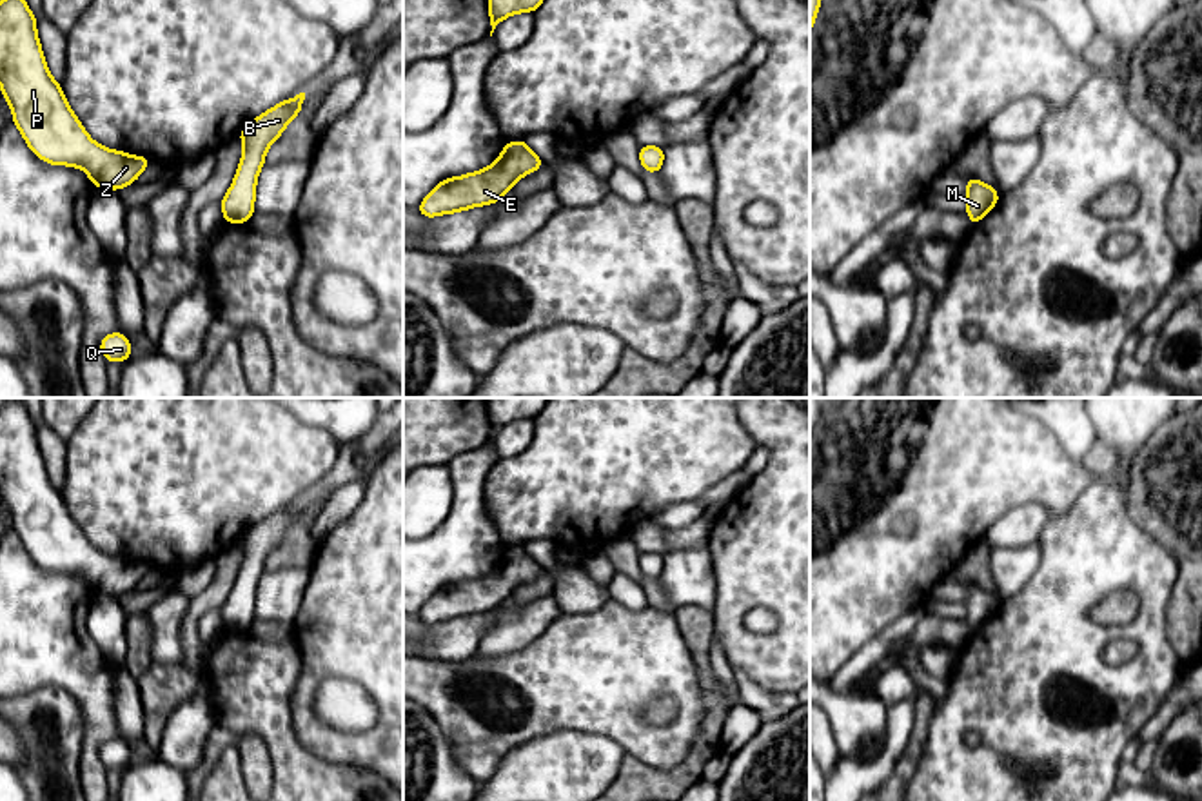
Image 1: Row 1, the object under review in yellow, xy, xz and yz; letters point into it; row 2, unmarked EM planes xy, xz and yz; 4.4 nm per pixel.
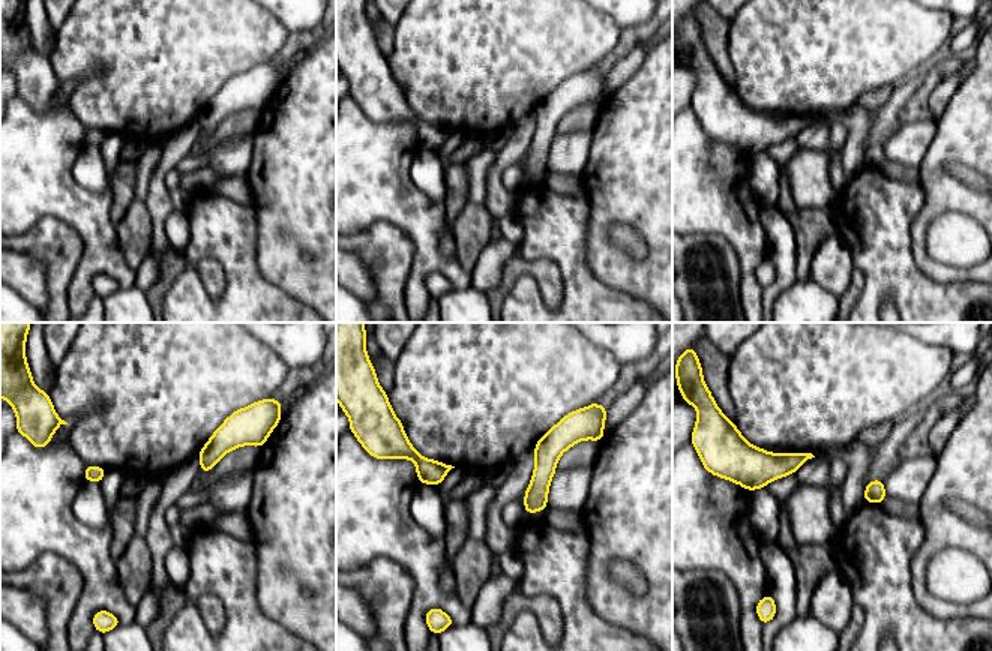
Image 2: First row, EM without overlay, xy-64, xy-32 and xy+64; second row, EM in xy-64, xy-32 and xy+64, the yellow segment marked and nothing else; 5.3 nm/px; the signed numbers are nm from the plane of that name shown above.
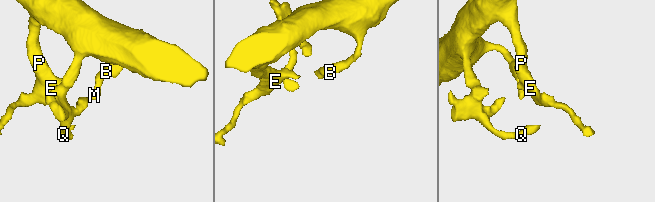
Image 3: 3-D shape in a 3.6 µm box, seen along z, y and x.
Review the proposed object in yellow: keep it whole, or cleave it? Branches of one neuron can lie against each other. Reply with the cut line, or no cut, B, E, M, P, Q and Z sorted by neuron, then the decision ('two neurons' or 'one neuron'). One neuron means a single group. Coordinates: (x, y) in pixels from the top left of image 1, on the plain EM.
cut none; groups B E M P Q Z; one neuron

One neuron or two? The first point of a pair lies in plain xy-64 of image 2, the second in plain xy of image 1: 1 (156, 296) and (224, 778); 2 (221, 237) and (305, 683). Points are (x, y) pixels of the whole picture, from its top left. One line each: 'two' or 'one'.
1: two
2: two

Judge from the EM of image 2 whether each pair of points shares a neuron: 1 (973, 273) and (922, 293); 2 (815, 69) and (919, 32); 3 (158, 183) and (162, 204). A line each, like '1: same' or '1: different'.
1: different
2: same
3: same

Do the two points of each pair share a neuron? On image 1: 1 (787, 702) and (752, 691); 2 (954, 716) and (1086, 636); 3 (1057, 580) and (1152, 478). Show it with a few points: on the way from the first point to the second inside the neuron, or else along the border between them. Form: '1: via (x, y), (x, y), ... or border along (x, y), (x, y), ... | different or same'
1: via (778, 702), (761, 700) | same
2: via (986, 694), (1004, 694), (1054, 645) | same
3: border along (1123, 500), (1128, 513), (1153, 538) | different

